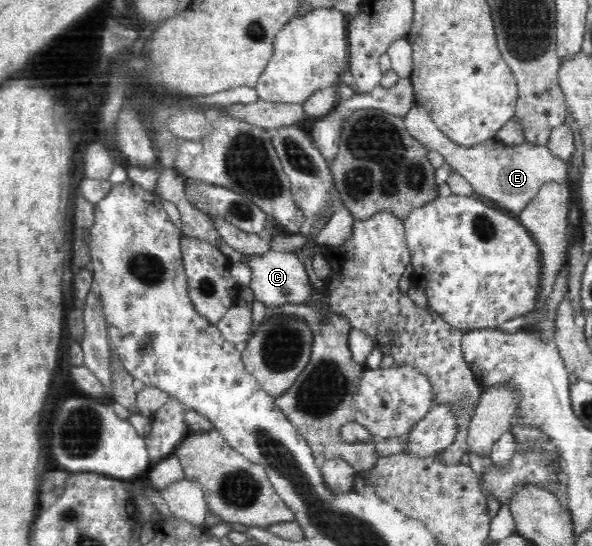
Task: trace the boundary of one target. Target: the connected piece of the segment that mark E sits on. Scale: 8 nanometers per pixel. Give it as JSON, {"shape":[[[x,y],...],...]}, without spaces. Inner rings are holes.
{"shape":[[[415,105],[405,115],[406,129],[415,137],[416,140],[422,142],[429,150],[438,151],[448,165],[451,165],[453,171],[459,173],[468,183],[474,188],[474,192],[477,197],[481,197],[482,200],[487,201],[489,204],[495,205],[505,213],[510,213],[517,216],[528,202],[538,194],[540,186],[548,182],[562,183],[567,177],[568,164],[567,161],[558,158],[554,155],[547,145],[532,145],[528,143],[522,143],[522,145],[505,145],[503,142],[496,140],[495,138],[488,139],[487,141],[476,144],[475,146],[463,146],[458,145],[455,141],[452,141],[443,131],[438,129],[438,126],[434,123],[430,112],[423,107]]]}

